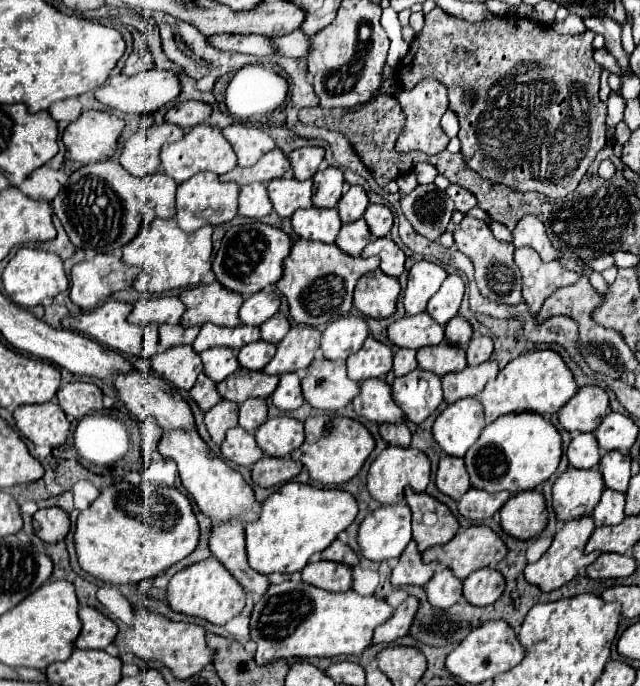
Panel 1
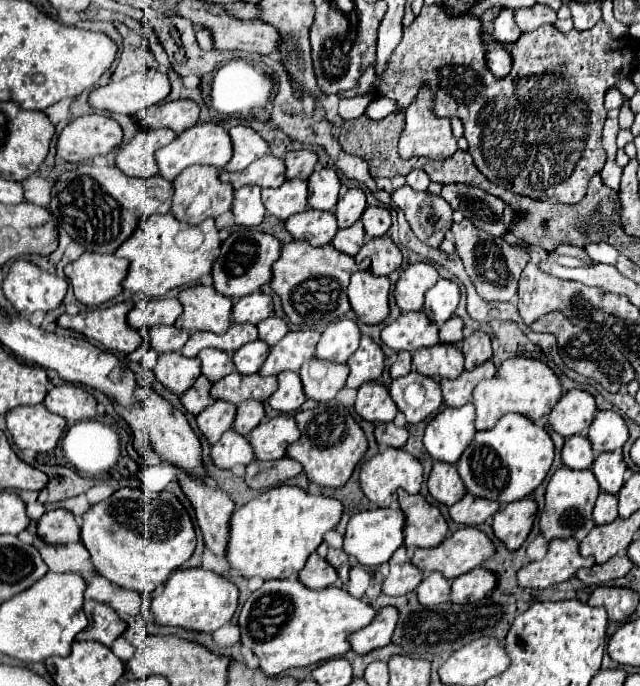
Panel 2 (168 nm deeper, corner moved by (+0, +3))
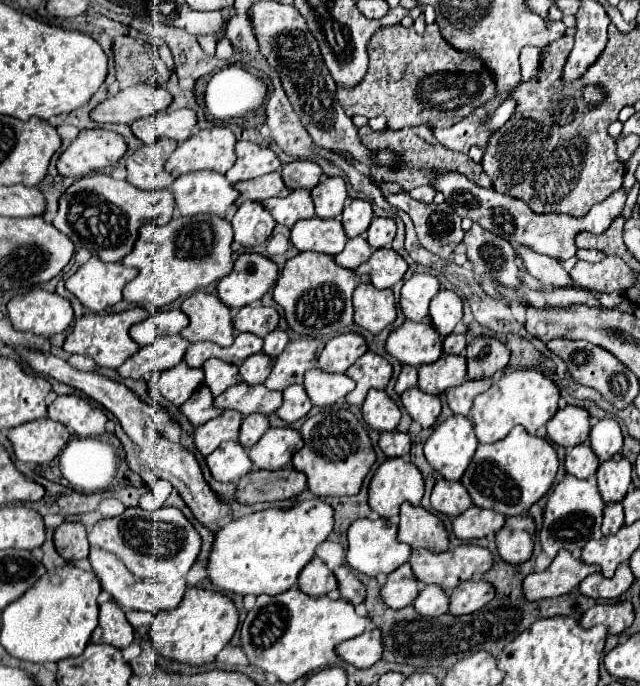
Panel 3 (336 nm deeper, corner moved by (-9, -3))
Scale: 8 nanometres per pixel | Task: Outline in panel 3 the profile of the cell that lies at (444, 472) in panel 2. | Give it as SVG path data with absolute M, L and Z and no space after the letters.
M446 479L436 481L430 501L438 513L444 513L448 517L456 517L472 505L472 499L464 489L464 485L460 481L446 481Z

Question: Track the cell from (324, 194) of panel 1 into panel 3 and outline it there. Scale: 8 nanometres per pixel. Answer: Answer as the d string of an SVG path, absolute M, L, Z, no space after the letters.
M322 177L310 193L316 205L316 217L334 219L342 215L344 201L348 197L346 183L342 177Z

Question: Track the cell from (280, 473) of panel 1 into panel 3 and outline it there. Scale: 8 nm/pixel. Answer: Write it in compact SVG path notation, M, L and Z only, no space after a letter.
M284 467L280 471L252 471L238 481L238 501L252 505L258 501L280 501L296 497L306 489L304 473L294 467Z

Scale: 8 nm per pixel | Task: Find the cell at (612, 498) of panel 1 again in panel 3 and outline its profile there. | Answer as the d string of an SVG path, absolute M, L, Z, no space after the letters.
M606 503L604 507L604 523L602 535L614 535L624 525L624 509L622 503Z

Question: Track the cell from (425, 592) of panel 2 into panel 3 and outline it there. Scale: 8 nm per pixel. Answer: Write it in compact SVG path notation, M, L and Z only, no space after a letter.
M424 585L414 601L416 611L426 617L436 617L436 615L448 613L448 605L450 605L450 597L438 585Z

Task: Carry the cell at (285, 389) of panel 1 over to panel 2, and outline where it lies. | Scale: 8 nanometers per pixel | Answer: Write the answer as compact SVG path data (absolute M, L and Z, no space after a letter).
M283 371L277 379L279 389L269 397L269 405L281 413L295 413L307 399L299 374Z

